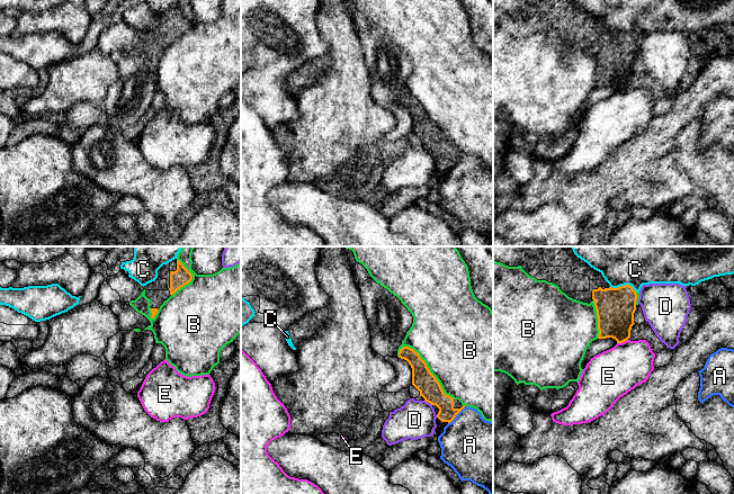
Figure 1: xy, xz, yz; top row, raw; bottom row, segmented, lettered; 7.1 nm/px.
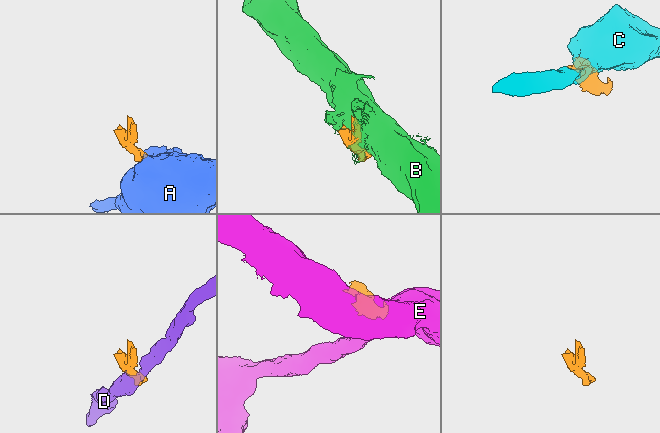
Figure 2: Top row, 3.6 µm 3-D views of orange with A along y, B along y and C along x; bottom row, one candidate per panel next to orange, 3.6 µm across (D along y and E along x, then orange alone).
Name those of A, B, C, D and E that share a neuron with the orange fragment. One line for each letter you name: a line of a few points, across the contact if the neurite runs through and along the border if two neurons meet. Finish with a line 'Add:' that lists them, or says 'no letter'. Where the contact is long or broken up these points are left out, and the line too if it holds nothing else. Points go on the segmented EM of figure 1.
Add: no letter

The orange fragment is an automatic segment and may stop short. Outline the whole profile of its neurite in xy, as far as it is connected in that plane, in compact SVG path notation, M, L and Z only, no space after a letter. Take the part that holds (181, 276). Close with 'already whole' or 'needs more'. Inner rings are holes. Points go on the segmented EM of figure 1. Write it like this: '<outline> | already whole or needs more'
M177 260L177 270L170 270L170 263L163 264L158 270L158 277L167 280L167 290L145 290L145 296L151 299L152 318L155 317L160 306L178 289L191 281L193 275Z | needs more

